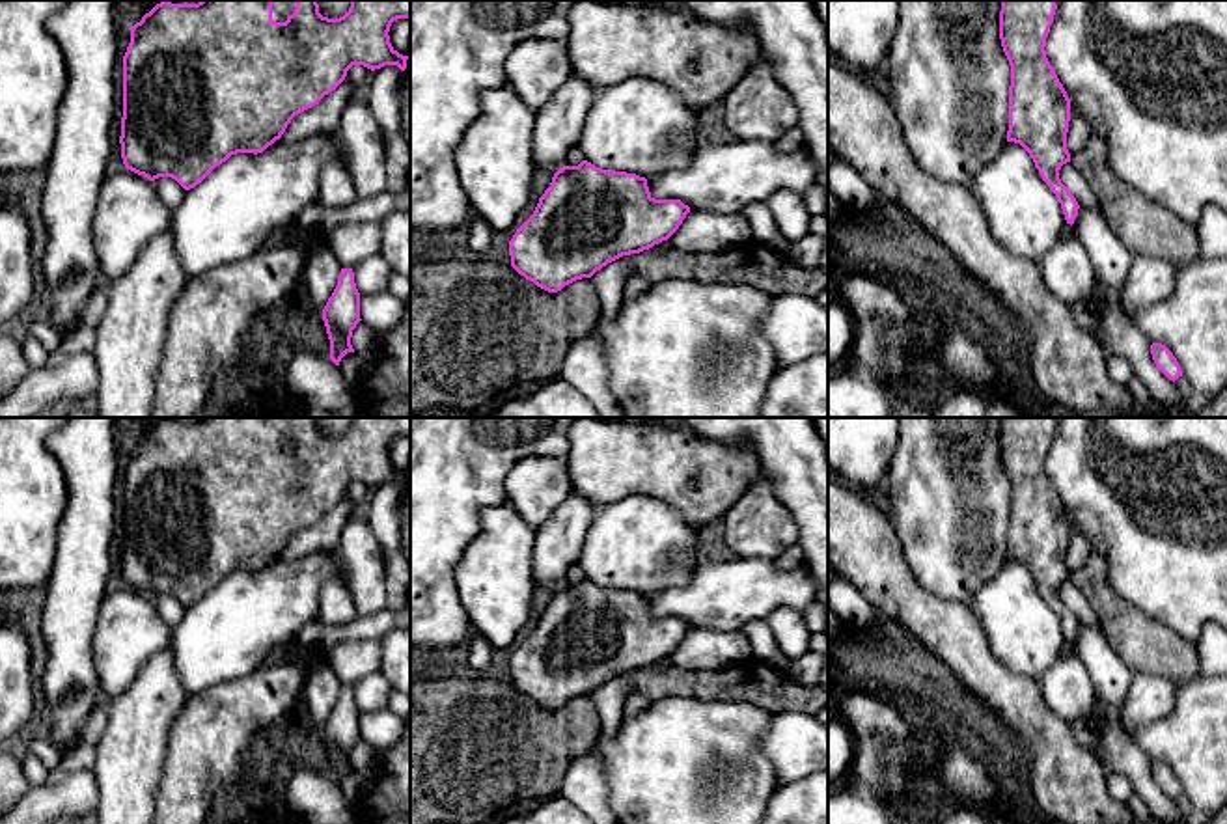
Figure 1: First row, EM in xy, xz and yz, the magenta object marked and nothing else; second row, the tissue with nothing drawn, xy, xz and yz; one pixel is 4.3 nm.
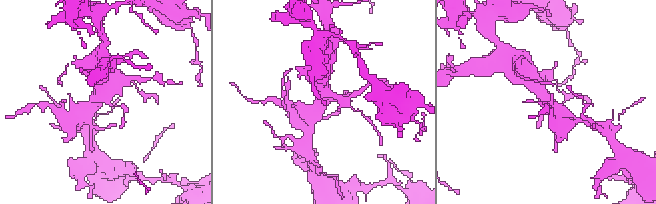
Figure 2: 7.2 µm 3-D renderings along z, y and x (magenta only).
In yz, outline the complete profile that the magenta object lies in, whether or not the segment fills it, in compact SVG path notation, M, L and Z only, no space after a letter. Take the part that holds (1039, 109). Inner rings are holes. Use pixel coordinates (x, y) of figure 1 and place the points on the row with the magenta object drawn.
M1001 0L1000 39L1011 65L1007 142L1020 144L1029 153L1042 181L1061 203L1067 224L1072 226L1080 205L1059 179L1061 166L1070 162L1067 149L1070 99L1044 50L1055 9L1055 0Z

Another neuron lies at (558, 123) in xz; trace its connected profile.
M571 75L535 112L531 138L535 170L561 170L567 153L578 145L587 112L593 108L599 88Z

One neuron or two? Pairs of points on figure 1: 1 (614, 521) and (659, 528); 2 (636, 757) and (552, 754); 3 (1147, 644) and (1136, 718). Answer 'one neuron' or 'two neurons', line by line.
1: one neuron
2: two neurons
3: two neurons

